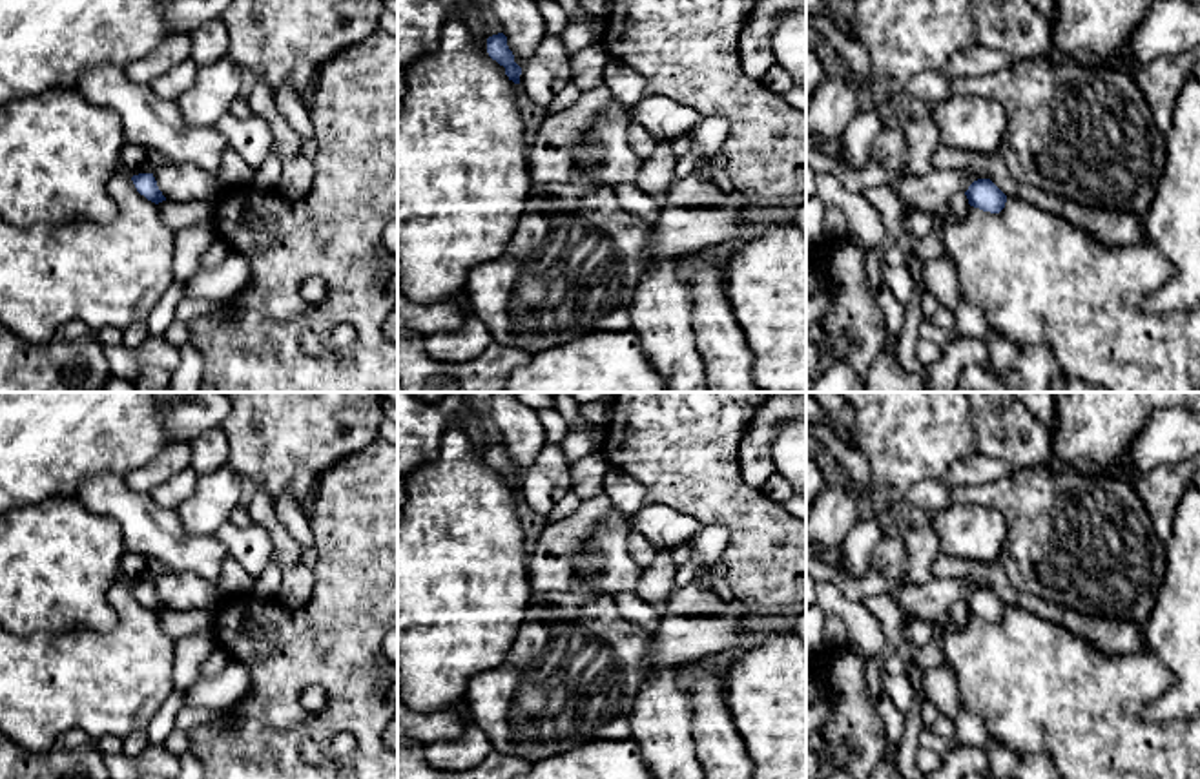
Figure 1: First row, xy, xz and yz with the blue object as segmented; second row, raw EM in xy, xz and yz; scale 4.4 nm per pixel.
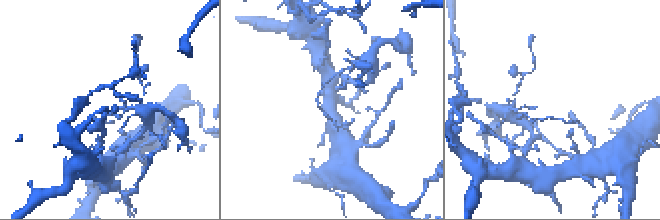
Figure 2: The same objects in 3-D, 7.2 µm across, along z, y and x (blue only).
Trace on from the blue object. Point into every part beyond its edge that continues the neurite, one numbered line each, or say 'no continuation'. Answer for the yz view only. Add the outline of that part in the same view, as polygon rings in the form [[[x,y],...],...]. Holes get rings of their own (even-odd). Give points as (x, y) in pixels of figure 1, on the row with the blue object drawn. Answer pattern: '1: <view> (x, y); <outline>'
no continuation

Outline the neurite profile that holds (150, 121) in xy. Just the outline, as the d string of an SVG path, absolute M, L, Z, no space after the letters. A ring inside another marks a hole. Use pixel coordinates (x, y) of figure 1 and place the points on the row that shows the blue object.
M98 66L86 71L77 89L89 102L119 115L126 142L217 177L228 139L215 126L186 122L175 100L160 99L150 84L133 82L124 68Z

